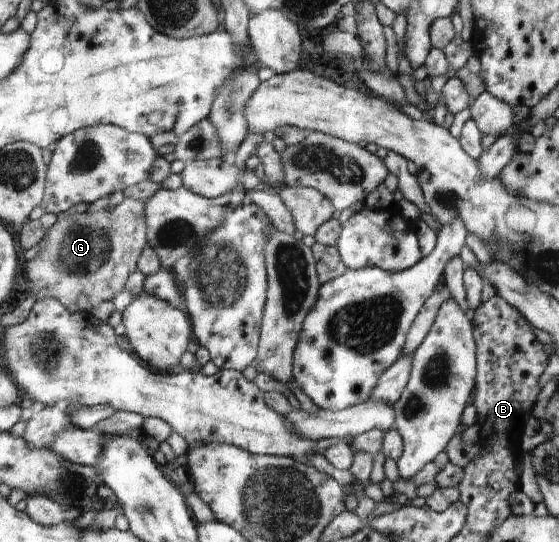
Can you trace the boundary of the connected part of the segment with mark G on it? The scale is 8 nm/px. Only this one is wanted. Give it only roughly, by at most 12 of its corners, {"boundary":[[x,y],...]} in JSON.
{"boundary":[[147,200],[61,215],[28,285],[74,313],[128,289]]}

